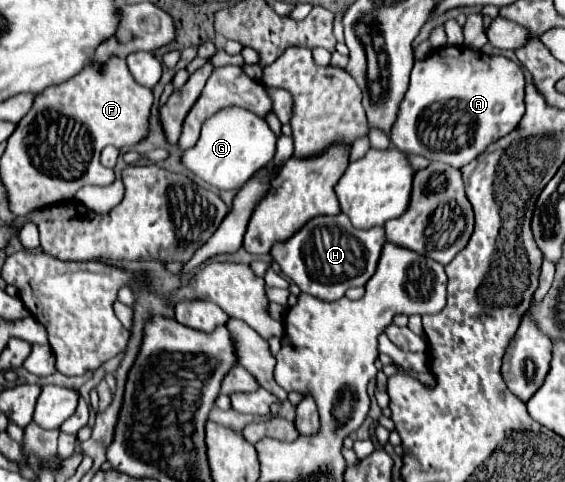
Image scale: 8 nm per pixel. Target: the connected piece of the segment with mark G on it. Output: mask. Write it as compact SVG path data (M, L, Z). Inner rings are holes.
M227 107L211 115L209 121L203 123L199 141L191 149L183 151L181 163L199 179L221 191L239 189L257 169L261 169L273 159L275 141L277 137L267 125L267 121L263 121L263 117L255 117L255 113L247 109Z

